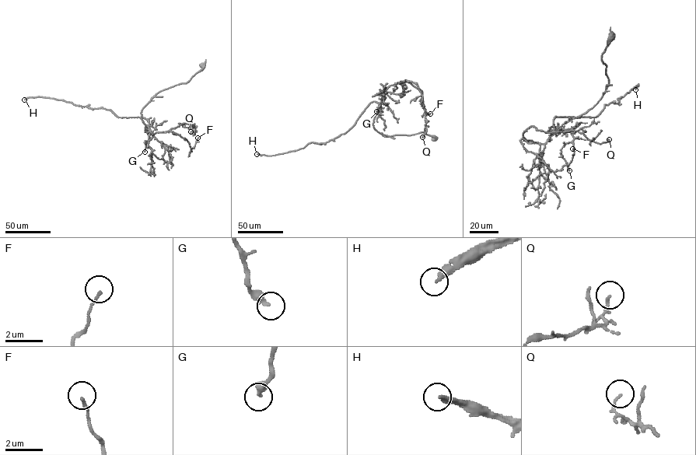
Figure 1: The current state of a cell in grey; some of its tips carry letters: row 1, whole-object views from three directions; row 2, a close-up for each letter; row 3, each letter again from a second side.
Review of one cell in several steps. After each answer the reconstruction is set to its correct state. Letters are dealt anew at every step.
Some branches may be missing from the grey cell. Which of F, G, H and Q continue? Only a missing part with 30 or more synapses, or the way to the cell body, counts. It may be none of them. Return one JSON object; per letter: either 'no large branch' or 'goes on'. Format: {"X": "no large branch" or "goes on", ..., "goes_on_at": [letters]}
{"F": "no large branch", "G": "no large branch", "H": "goes on", "Q": "no large branch", "goes_on_at": ["H"]}

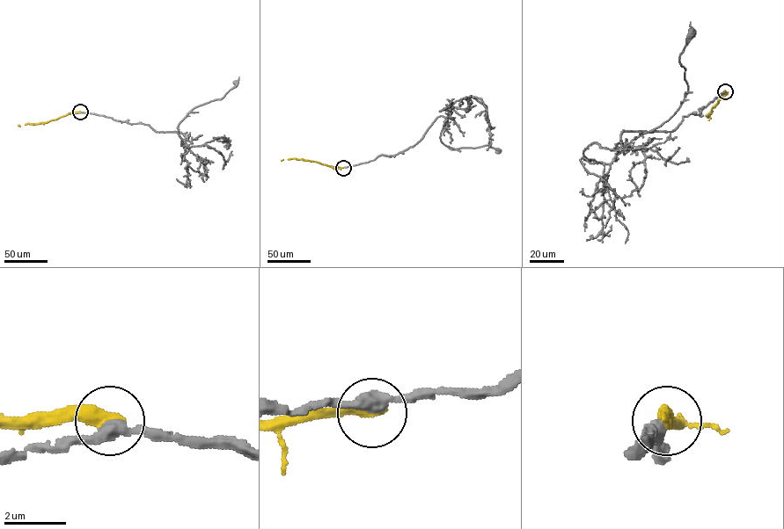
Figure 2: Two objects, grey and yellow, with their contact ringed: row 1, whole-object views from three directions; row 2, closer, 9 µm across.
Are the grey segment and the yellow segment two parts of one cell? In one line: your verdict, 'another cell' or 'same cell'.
another cell

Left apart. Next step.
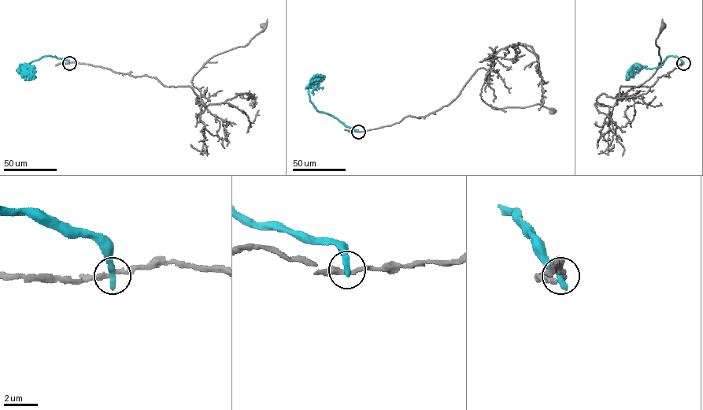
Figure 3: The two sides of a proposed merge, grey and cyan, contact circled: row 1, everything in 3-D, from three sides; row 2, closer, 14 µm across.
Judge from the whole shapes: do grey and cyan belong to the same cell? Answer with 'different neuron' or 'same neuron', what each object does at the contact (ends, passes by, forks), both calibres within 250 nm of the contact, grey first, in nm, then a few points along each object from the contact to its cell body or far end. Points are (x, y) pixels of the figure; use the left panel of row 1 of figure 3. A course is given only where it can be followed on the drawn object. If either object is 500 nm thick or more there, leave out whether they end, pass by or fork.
different neuron; grey passes by; cyan ends; calibres 260 and 440 nm; course grey (68, 63), (156, 77), (166, 87), (190, 87), (200, 96), (191, 82), (204, 65), (245, 46), (263, 26); course cyan (69, 63), (55, 57), (45, 56), (24, 68), (20, 68), (20, 65), (31, 69), (31, 79)

